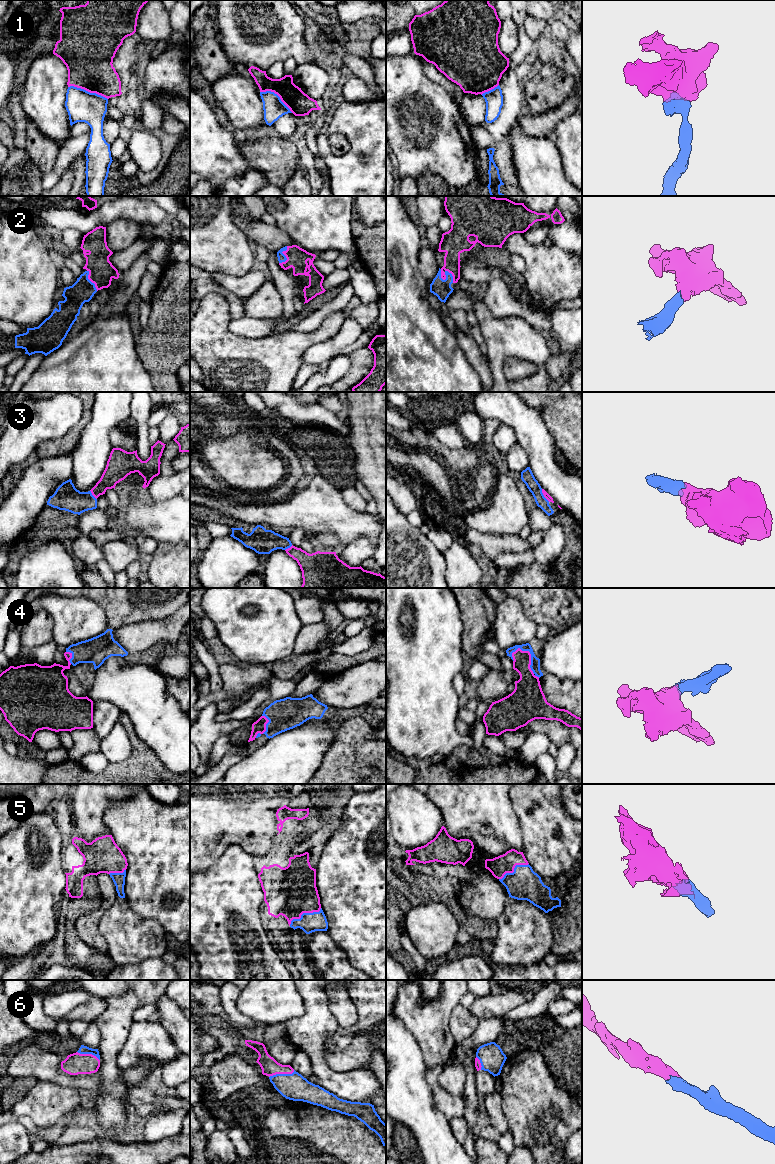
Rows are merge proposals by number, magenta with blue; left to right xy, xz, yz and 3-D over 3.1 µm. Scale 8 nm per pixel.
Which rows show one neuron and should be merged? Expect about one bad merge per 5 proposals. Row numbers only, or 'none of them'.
2, 3, 4, 5, 6

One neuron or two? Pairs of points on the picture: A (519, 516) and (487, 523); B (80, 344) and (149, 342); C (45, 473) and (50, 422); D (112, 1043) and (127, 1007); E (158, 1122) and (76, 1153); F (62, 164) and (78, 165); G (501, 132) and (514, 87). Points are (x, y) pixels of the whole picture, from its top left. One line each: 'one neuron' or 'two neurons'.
A: one neuron
B: two neurons
C: two neurons
D: one neuron
E: two neurons
F: two neurons
G: one neuron

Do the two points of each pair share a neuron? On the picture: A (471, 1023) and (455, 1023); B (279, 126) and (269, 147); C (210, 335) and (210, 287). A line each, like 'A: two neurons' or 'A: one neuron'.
A: one neuron
B: two neurons
C: two neurons

